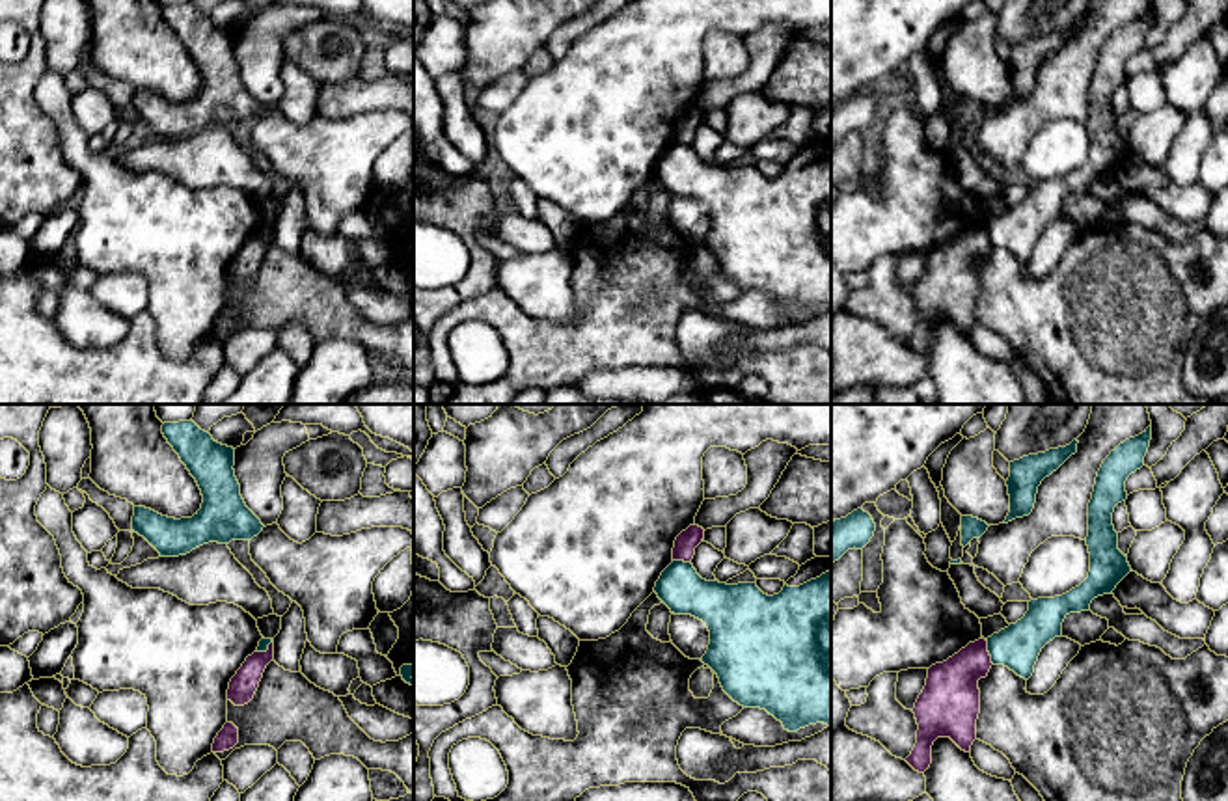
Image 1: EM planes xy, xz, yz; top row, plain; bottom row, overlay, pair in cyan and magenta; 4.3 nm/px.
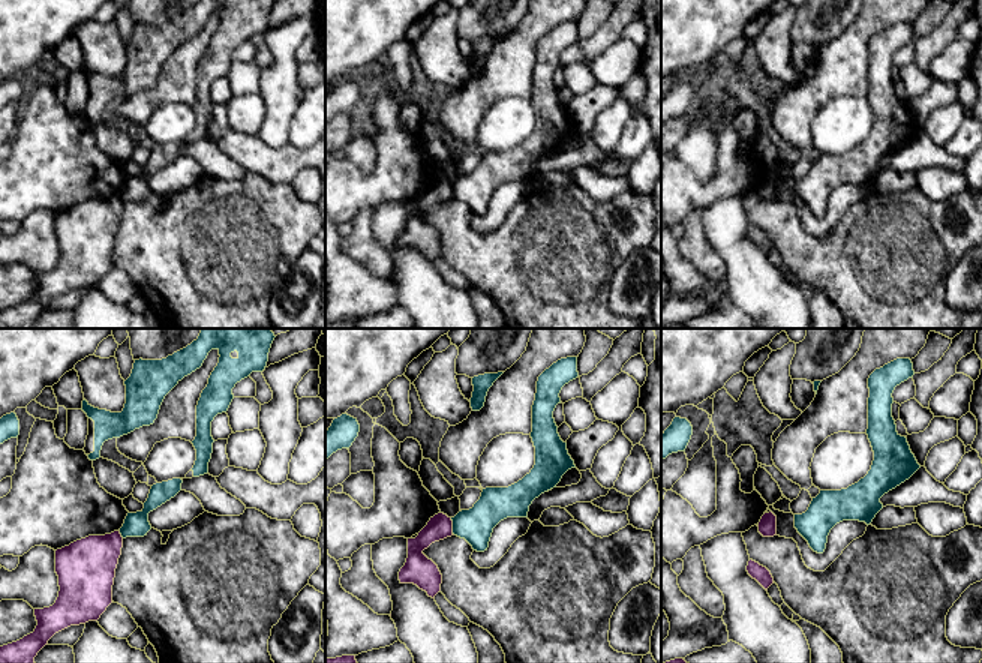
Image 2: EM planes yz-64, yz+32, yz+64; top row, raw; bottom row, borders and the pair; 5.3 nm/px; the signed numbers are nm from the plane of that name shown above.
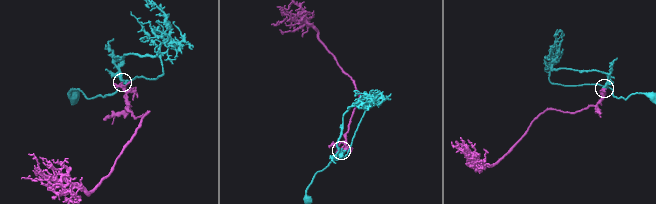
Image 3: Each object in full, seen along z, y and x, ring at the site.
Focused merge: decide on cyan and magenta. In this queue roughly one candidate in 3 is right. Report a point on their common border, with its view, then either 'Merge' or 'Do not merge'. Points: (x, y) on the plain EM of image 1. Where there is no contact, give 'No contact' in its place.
Touches cyan at yz (988, 233). Do not merge

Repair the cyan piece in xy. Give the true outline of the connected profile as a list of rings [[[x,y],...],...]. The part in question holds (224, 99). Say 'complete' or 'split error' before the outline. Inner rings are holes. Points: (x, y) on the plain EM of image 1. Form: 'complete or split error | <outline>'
complete | [[[192,2],[164,6],[162,17],[196,61],[203,86],[192,101],[181,102],[134,89],[132,114],[160,140],[186,138],[209,125],[229,127],[257,119],[265,108],[240,78],[233,52],[235,32],[214,24]]]

